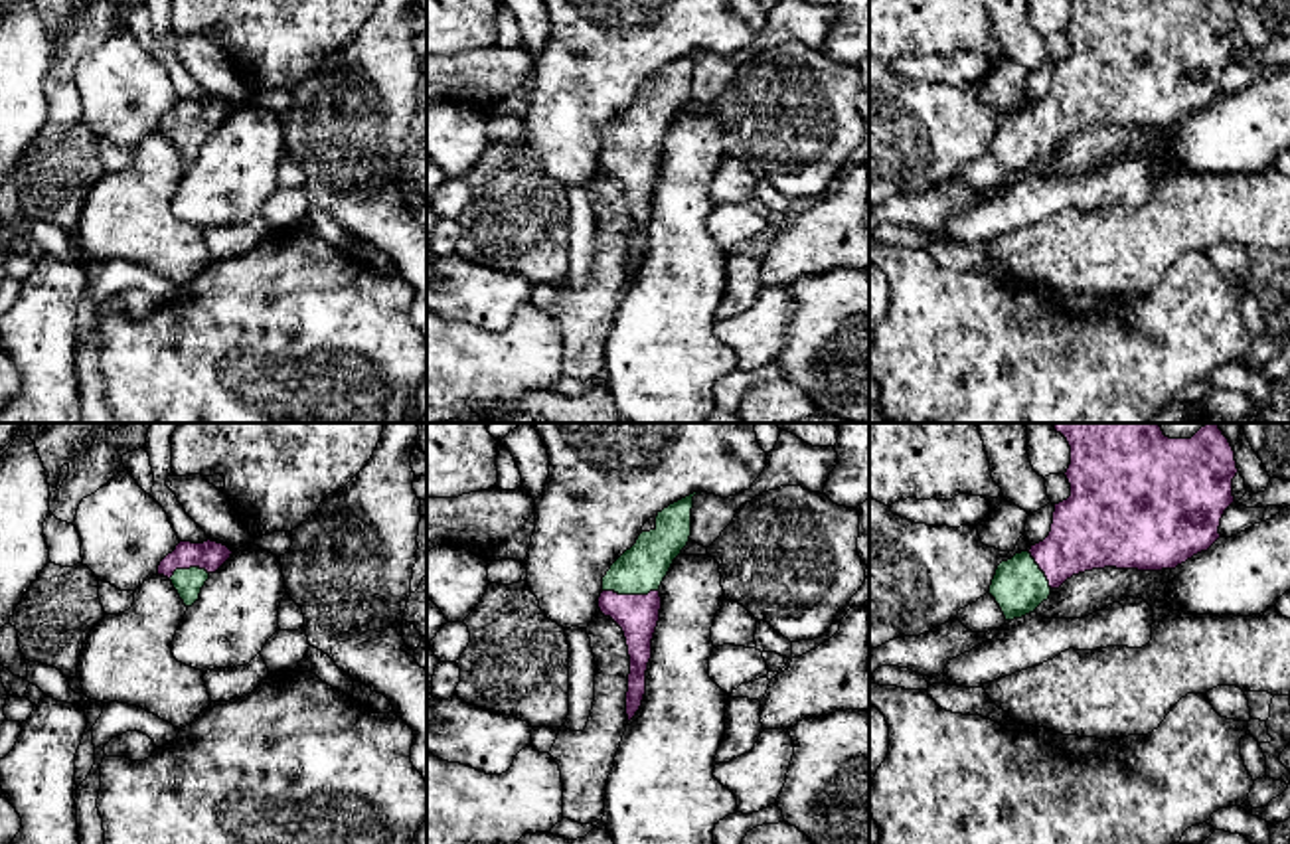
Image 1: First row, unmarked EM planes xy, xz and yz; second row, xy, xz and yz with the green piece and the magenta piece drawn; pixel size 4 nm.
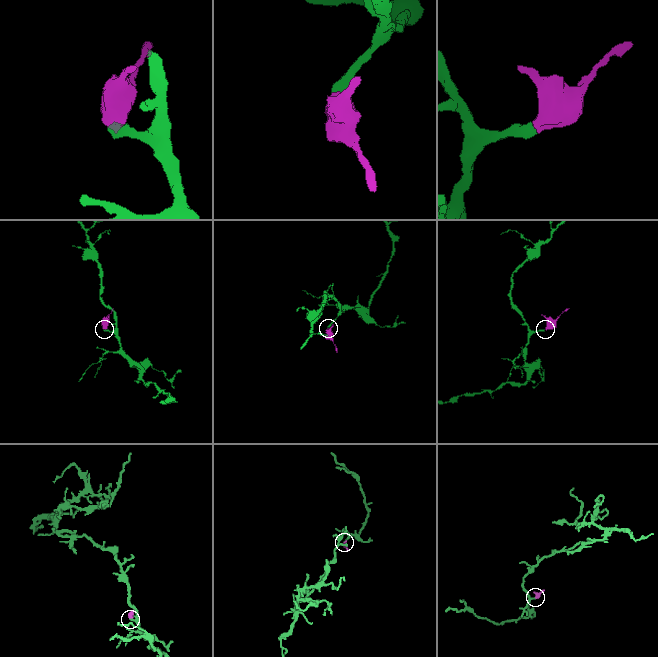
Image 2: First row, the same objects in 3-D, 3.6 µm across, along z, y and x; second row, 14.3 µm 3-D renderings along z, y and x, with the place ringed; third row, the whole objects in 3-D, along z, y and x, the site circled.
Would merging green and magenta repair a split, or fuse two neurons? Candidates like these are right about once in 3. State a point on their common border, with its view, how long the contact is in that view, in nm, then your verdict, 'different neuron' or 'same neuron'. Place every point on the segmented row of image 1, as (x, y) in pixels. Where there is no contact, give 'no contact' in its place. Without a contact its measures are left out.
meets green in xz at (631, 593); contact 220 nm long; same neuron

